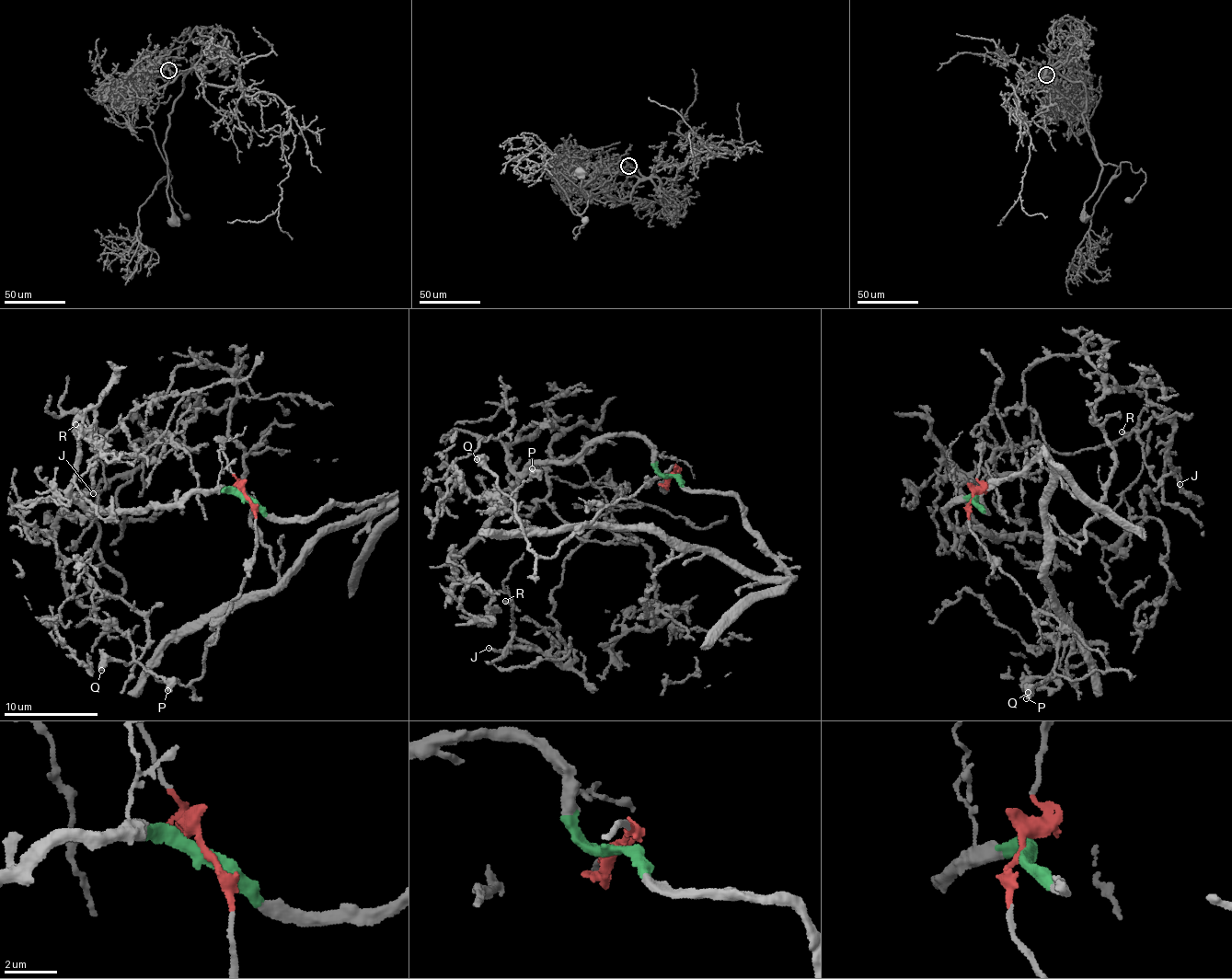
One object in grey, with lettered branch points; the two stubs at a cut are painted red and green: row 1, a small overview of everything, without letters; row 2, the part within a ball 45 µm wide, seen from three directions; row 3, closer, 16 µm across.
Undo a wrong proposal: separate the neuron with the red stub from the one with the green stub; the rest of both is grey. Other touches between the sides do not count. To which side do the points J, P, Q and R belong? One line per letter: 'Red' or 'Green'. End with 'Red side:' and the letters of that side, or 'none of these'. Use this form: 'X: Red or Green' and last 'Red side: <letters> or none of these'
J: Green
P: Red
Q: Red
R: Green
Red side: P, Q

